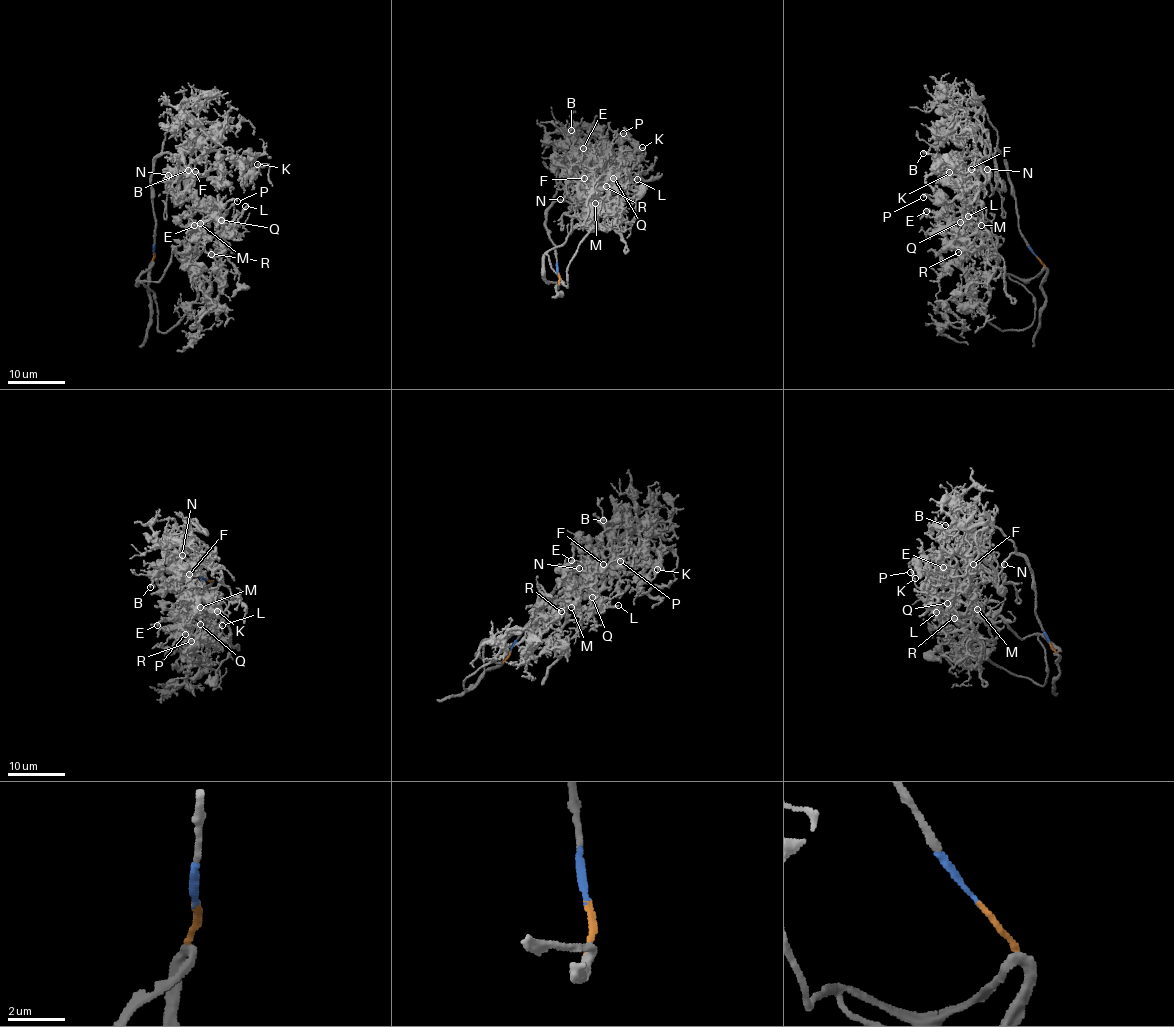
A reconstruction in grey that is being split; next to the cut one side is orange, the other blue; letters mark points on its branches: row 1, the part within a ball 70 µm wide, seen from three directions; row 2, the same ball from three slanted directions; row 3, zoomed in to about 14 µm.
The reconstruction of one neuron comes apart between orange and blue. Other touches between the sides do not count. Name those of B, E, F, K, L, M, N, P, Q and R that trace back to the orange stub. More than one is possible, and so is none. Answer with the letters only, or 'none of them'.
E, L, M, P, Q, R

